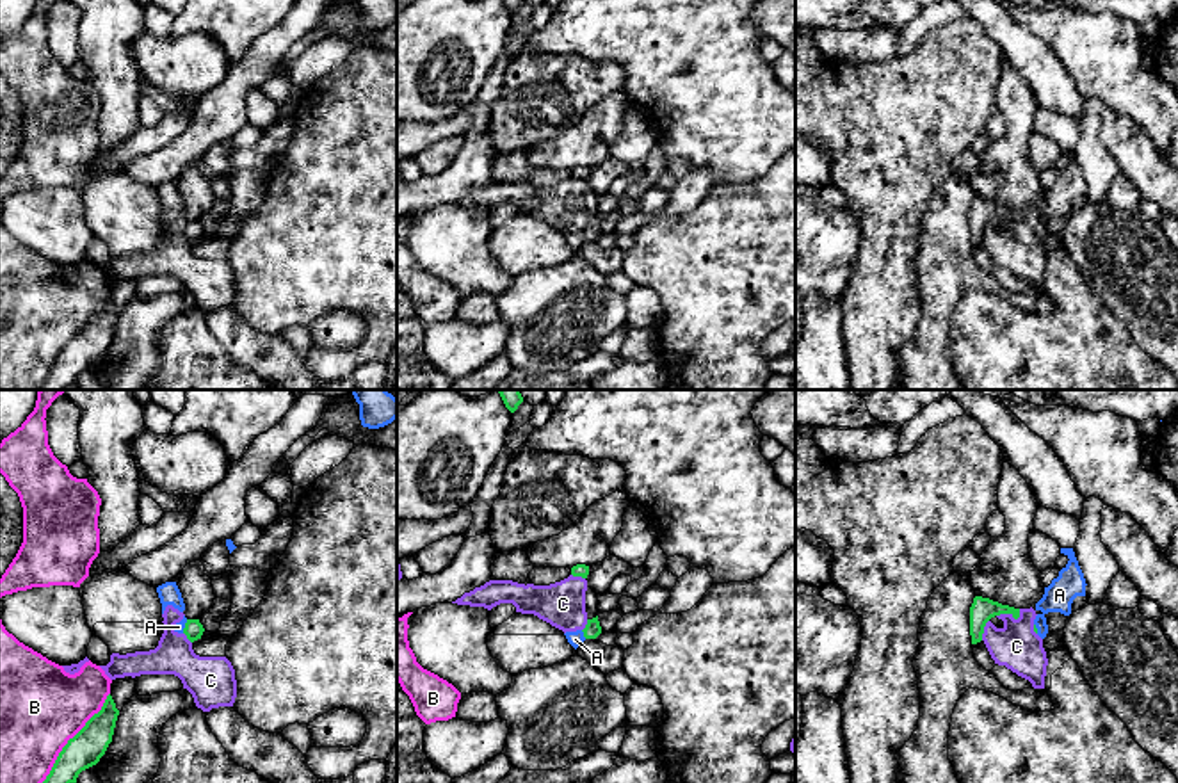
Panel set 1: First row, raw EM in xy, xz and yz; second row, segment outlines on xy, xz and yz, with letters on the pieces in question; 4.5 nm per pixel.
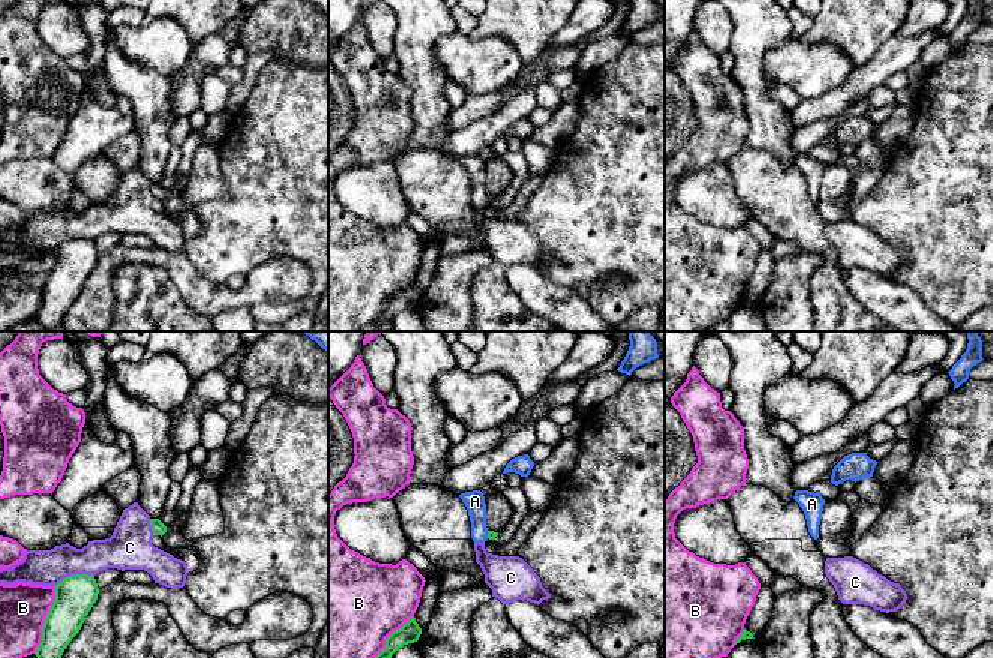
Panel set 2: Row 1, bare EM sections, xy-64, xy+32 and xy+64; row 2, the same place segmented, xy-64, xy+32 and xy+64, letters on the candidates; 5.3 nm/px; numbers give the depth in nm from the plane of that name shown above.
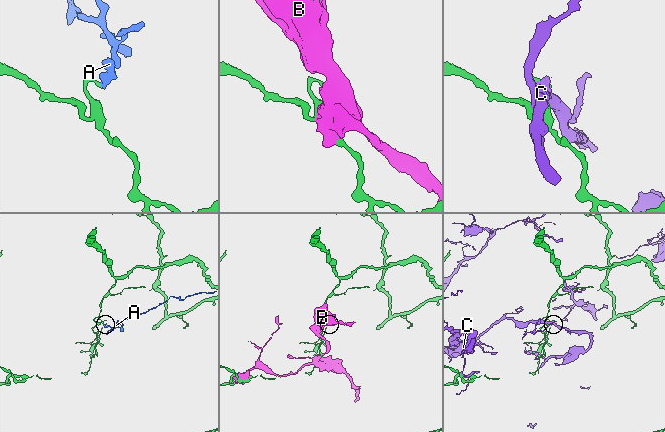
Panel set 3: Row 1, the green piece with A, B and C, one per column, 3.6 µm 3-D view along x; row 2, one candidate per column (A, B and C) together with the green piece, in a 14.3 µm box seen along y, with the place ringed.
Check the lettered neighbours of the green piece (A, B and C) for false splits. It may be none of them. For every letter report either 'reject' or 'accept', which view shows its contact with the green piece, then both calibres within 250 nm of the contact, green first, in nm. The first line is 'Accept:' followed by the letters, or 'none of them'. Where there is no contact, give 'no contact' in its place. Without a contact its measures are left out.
Accept: none of them
A: reject | xz | 70/70 nm
B: reject | xy | 160/380 nm
C: reject | yz | 110/200 nm

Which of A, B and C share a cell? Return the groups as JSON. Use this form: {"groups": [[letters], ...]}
{"groups": [["A", "C"], ["B"]]}

